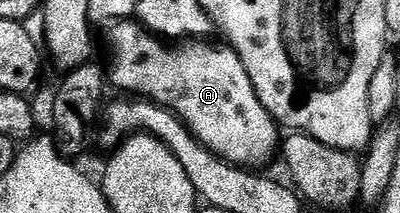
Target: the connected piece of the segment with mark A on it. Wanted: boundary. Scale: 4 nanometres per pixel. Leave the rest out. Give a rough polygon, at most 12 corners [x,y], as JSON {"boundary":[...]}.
{"boundary":[[110,27],[109,82],[244,168],[281,130],[230,45]]}

